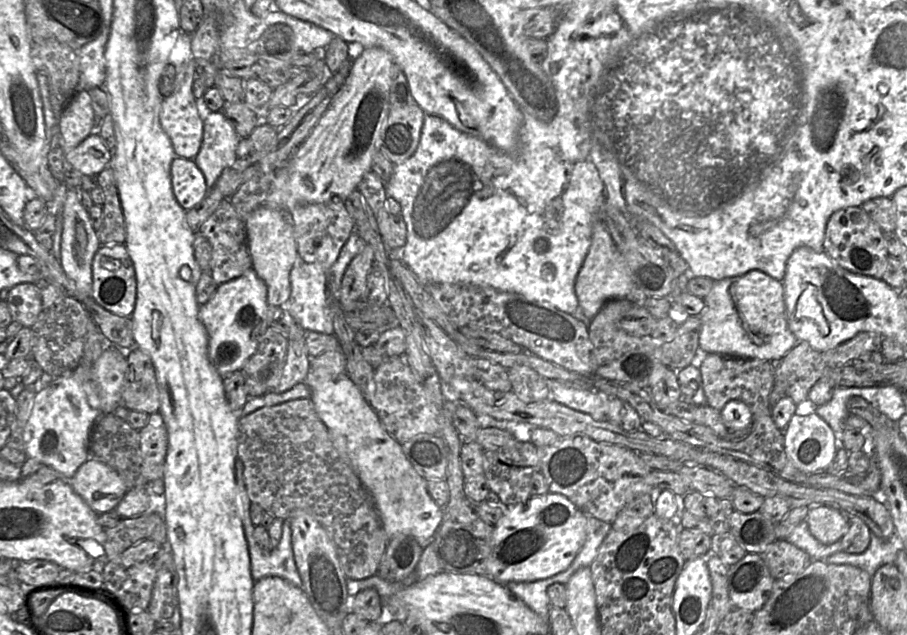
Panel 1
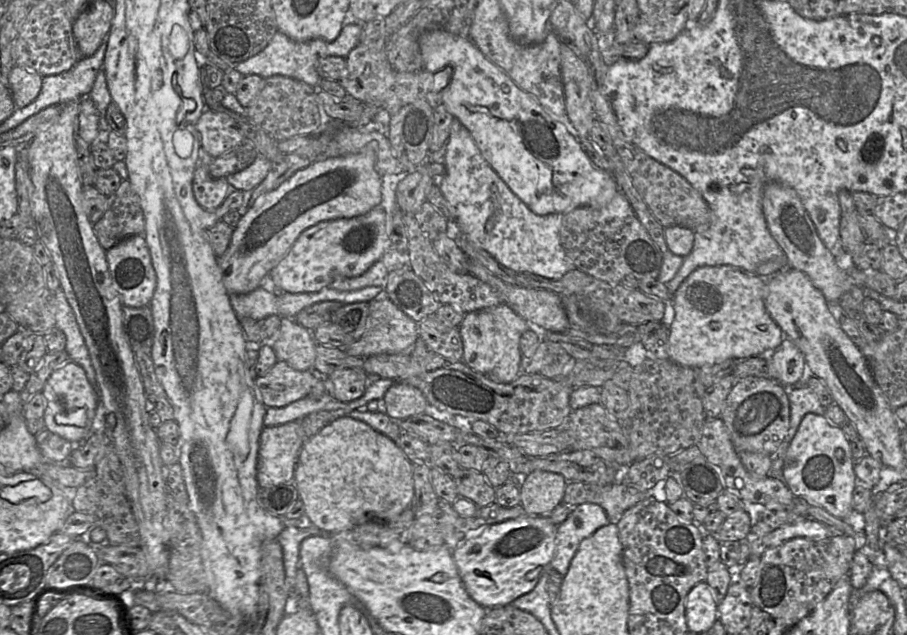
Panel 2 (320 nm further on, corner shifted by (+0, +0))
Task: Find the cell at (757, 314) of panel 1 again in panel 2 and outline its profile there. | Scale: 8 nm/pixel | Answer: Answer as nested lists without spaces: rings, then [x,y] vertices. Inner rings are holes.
[[[729,265],[703,266],[694,270],[673,293],[671,302],[674,308],[674,319],[669,329],[668,354],[669,359],[682,366],[701,368],[706,365],[721,363],[727,359],[746,359],[752,356],[766,356],[774,351],[785,339],[785,333],[771,318],[765,306],[766,278],[762,278],[755,272],[746,272],[738,267]]]

